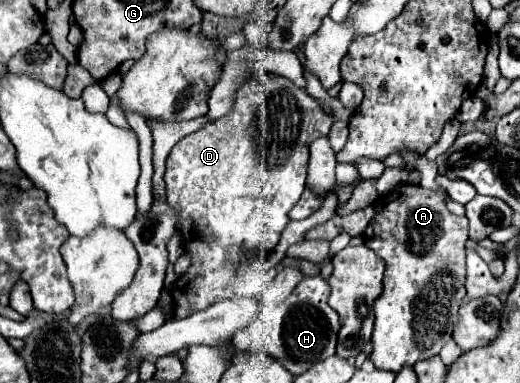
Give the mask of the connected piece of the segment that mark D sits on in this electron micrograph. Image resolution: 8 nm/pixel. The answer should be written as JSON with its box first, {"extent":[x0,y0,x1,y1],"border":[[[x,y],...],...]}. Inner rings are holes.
{"extent":[166,76,332,320],"border":[[[278,76],[246,82],[246,86],[240,86],[240,90],[236,92],[232,110],[226,116],[176,142],[166,160],[166,202],[170,204],[170,208],[178,210],[184,250],[190,254],[192,260],[190,268],[178,276],[172,288],[176,320],[182,320],[198,310],[206,310],[218,300],[236,298],[232,284],[236,278],[238,262],[230,256],[230,246],[240,246],[240,250],[250,256],[266,256],[274,250],[282,230],[290,222],[286,214],[298,202],[302,190],[306,188],[304,184],[310,156],[310,140],[326,136],[330,128],[332,118],[322,112],[318,102],[306,90],[294,86],[288,78]]]}

